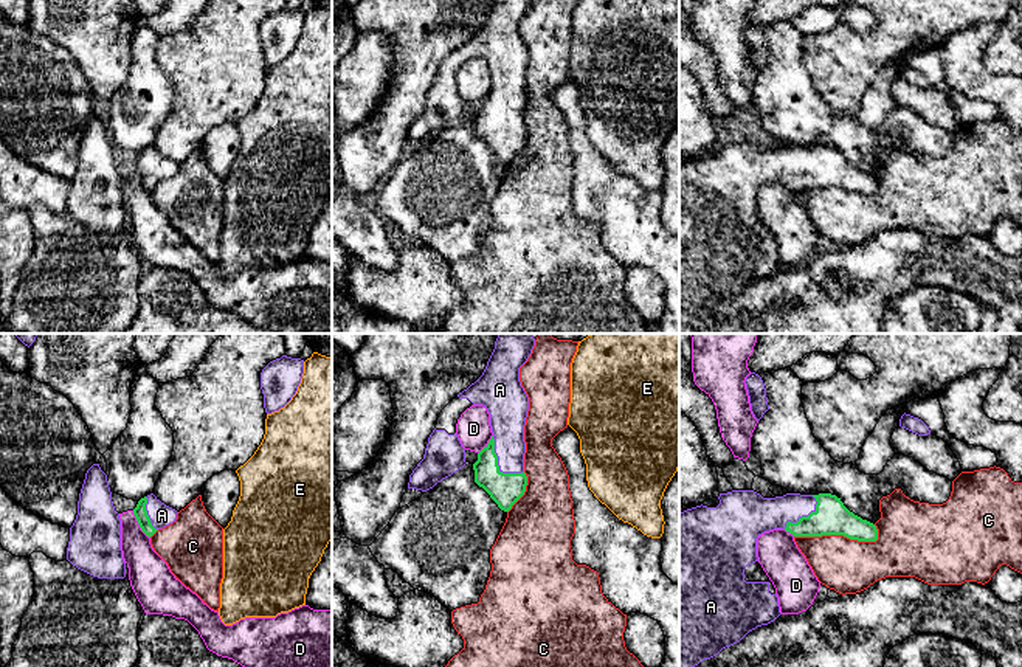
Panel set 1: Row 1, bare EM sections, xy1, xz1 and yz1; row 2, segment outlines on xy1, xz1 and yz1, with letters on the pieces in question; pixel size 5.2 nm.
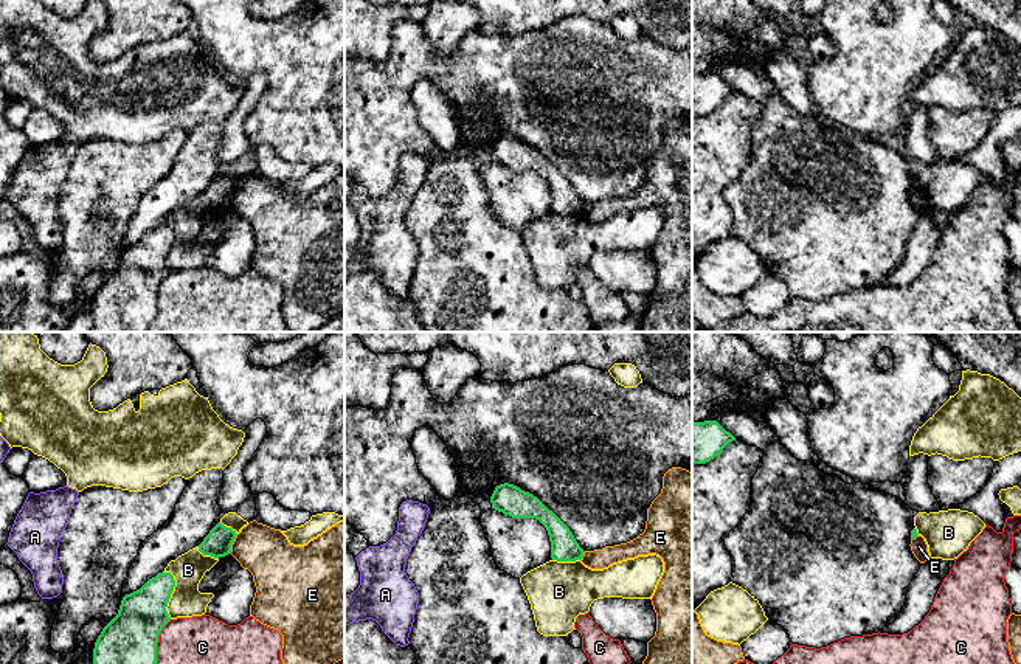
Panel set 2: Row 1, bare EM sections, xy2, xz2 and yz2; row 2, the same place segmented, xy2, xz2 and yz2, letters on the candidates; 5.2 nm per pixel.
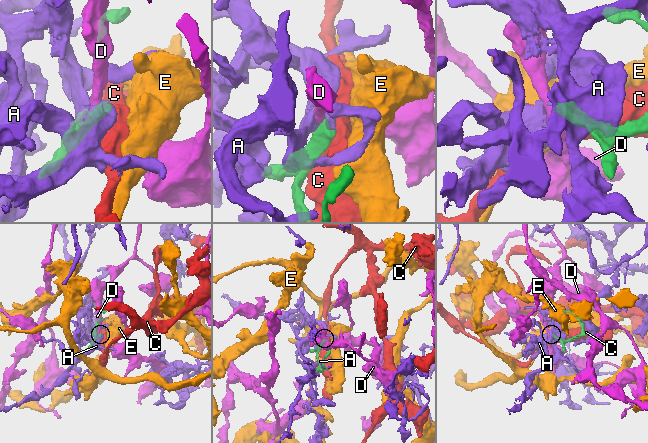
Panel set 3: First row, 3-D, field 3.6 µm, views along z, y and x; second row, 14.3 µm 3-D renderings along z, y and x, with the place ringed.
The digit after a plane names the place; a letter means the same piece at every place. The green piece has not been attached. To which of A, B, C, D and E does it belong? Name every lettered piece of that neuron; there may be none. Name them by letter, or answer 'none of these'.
A

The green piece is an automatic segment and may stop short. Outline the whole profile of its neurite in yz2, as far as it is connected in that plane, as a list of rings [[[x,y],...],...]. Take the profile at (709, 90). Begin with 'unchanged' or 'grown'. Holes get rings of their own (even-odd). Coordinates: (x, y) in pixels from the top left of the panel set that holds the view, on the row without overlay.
unchanged; [[[717,73],[692,74],[692,116],[706,116],[735,93]]]

